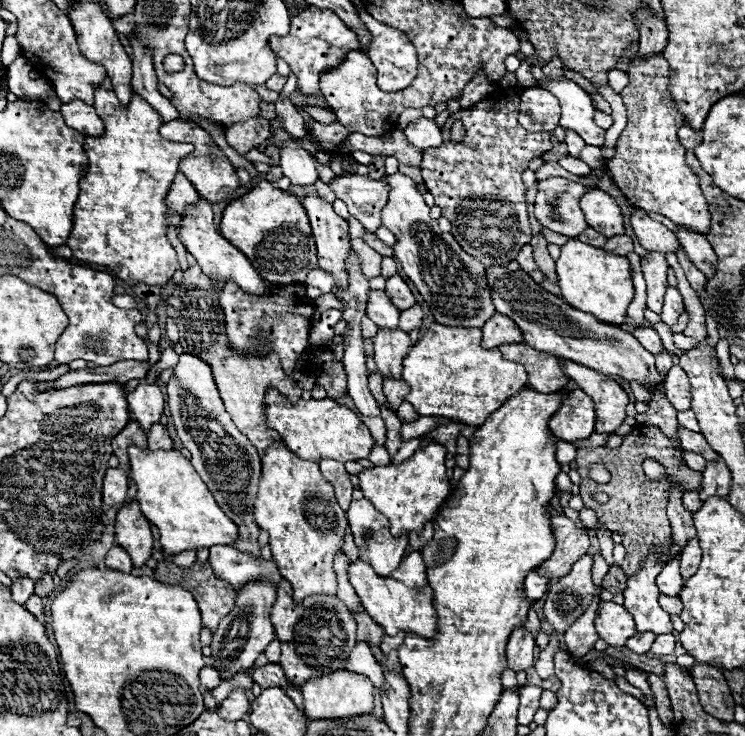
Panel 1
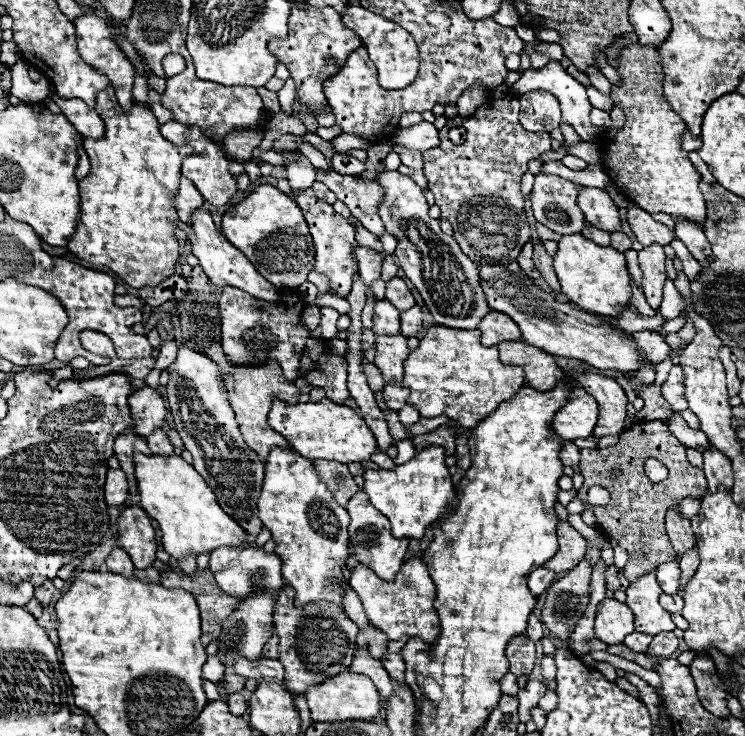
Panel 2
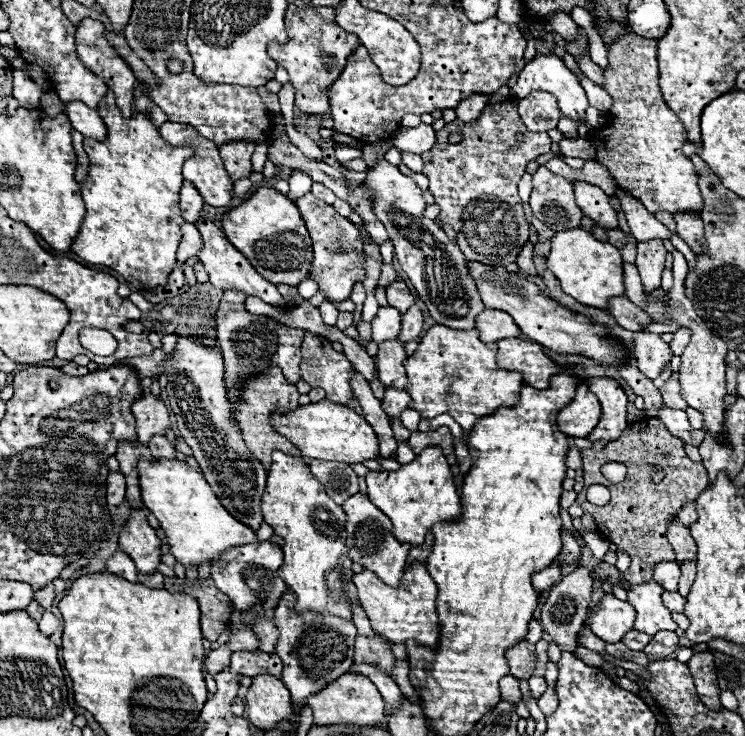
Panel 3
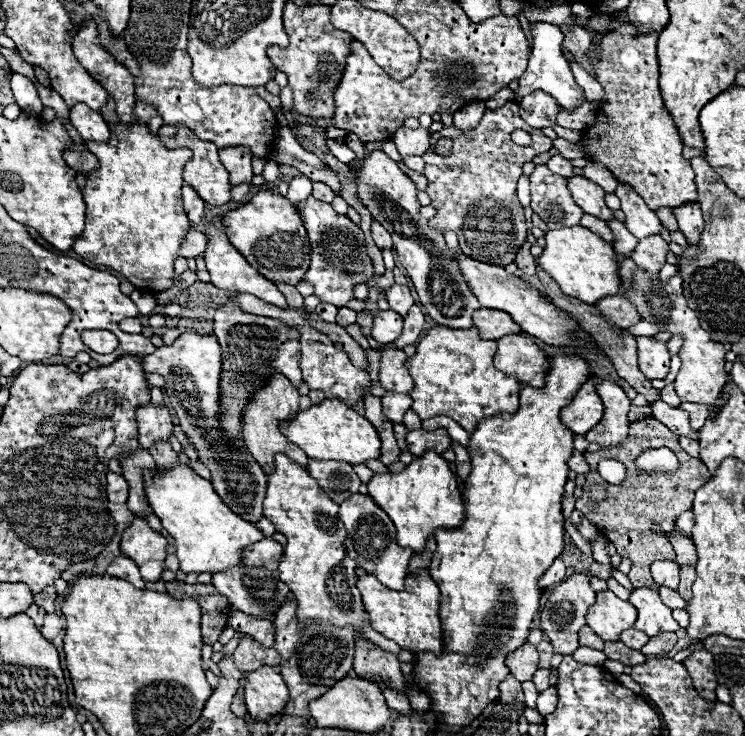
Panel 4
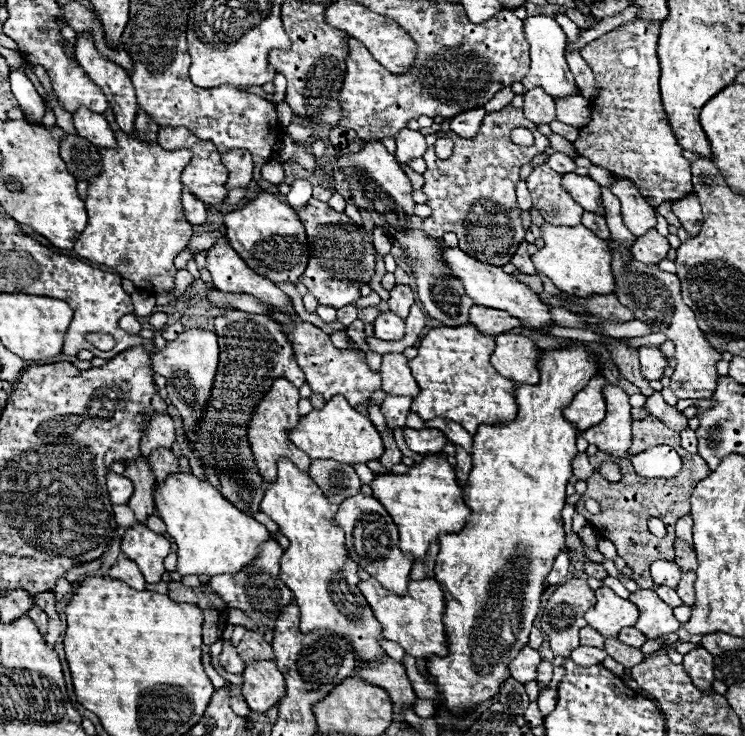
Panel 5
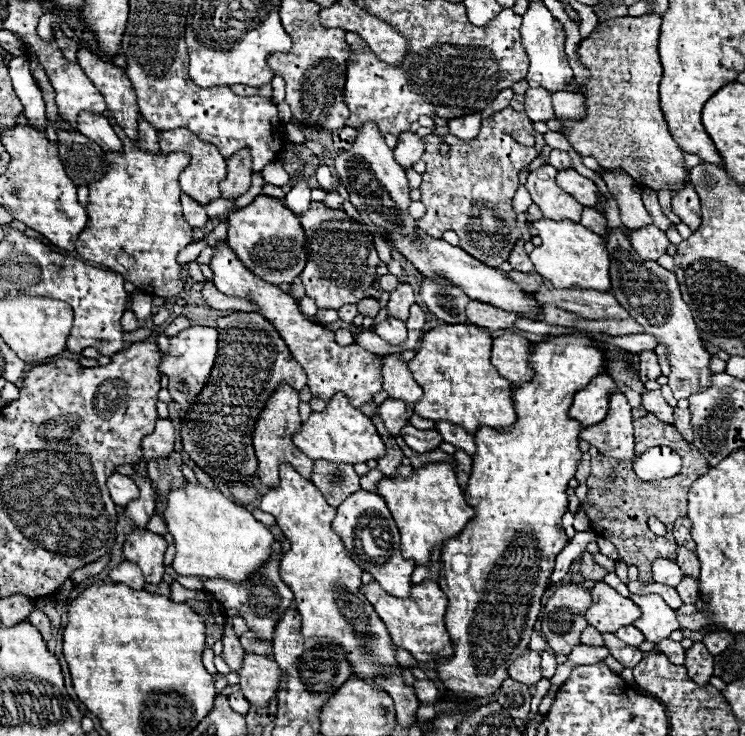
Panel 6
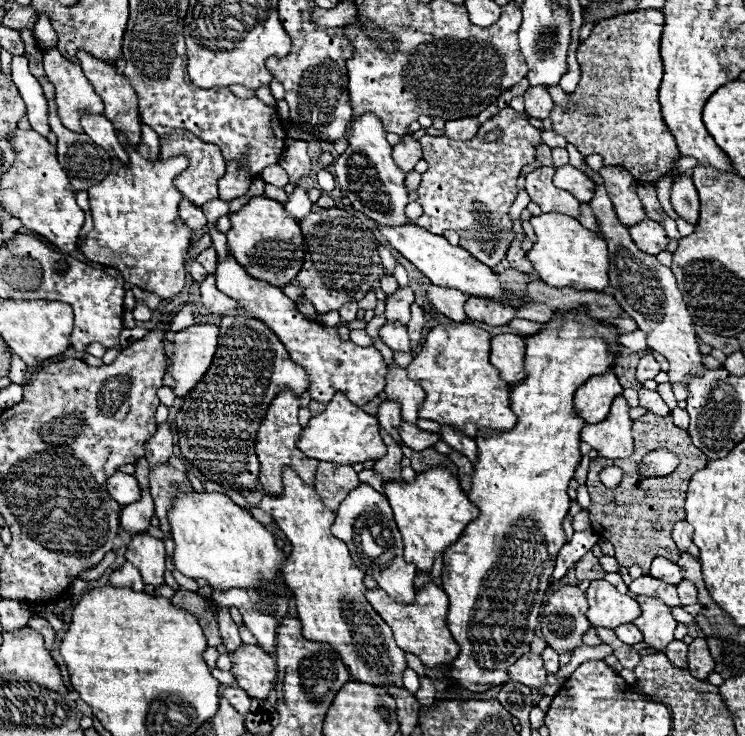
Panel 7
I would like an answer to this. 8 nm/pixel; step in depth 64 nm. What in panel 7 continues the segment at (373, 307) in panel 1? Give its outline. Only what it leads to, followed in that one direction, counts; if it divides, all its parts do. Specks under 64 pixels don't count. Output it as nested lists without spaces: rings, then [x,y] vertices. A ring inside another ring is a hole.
[[[386,322],[380,328],[380,336],[394,352],[412,352],[406,326],[402,326],[400,322]]]

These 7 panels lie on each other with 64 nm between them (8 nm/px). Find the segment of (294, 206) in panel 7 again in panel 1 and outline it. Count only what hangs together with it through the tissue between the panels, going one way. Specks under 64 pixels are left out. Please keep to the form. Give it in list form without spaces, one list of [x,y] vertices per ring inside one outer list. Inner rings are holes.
[[[276,128],[274,142],[282,142],[280,146],[280,166],[284,170],[284,176],[290,178],[292,186],[310,186],[318,180],[318,172],[314,168],[314,162],[310,158],[310,152],[296,146],[296,142],[290,140],[290,134]]]

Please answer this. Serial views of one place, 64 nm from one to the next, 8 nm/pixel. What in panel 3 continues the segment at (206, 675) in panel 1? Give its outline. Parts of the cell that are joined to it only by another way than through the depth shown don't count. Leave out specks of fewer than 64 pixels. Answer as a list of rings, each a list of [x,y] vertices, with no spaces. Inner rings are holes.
[[[220,646],[218,650],[212,650],[204,662],[206,672],[218,674],[218,670],[224,670],[224,666],[230,664],[230,656],[232,656],[232,650],[228,646]]]

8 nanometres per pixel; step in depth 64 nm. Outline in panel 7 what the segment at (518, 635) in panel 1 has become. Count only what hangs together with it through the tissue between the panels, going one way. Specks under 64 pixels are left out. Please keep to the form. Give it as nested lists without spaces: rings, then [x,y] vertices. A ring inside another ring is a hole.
[[[524,654],[522,658],[518,658],[510,668],[508,668],[508,676],[512,682],[520,682],[528,688],[536,688],[544,690],[545,694],[554,697],[561,688],[559,684],[546,684],[546,670],[544,670],[544,662],[538,654]]]

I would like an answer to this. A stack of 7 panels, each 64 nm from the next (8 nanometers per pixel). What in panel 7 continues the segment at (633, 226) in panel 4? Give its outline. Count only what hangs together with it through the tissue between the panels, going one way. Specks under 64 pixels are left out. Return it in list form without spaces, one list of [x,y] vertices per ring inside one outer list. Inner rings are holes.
[[[604,166],[598,172],[604,178],[604,186],[614,202],[620,222],[624,222],[624,226],[632,226],[632,222],[640,222],[640,218],[644,218],[644,210],[636,194],[634,176],[622,166]]]

